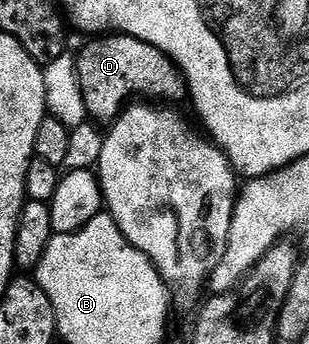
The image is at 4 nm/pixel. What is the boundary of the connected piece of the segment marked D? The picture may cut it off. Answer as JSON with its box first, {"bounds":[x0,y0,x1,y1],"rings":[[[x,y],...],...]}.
{"bounds":[75,33,188,125],"rings":[[[107,33],[102,37],[91,37],[80,51],[77,51],[75,64],[77,65],[77,77],[81,81],[81,94],[85,97],[85,109],[92,120],[96,119],[104,125],[110,124],[119,118],[119,114],[138,95],[148,95],[148,100],[158,101],[163,105],[179,105],[188,98],[187,82],[181,73],[181,69],[161,49],[149,45],[132,35],[120,35],[118,33]]]}

